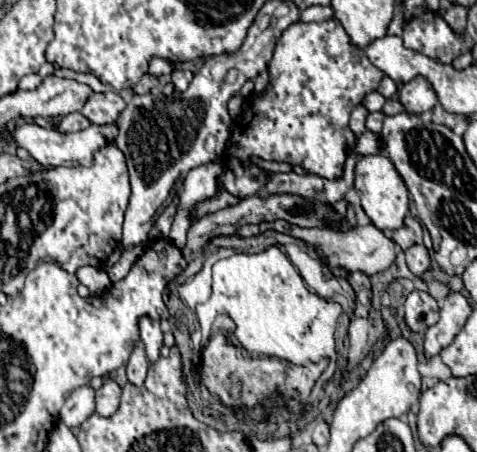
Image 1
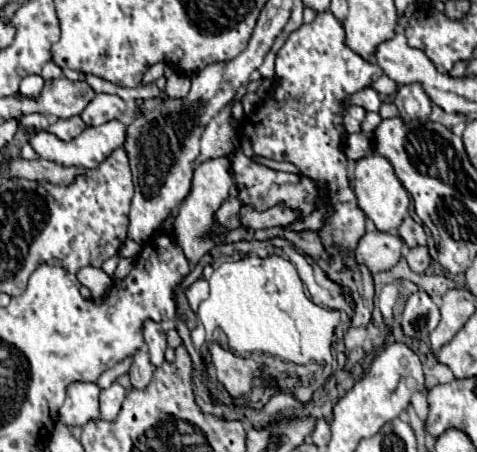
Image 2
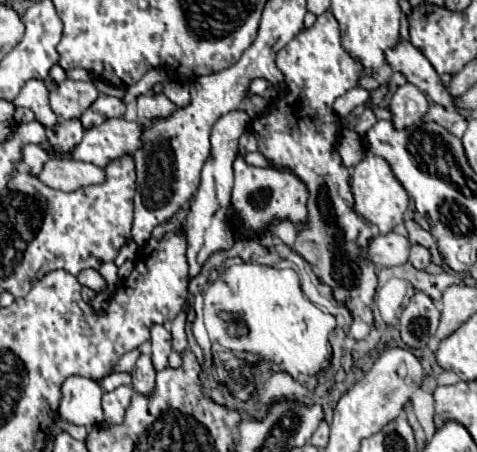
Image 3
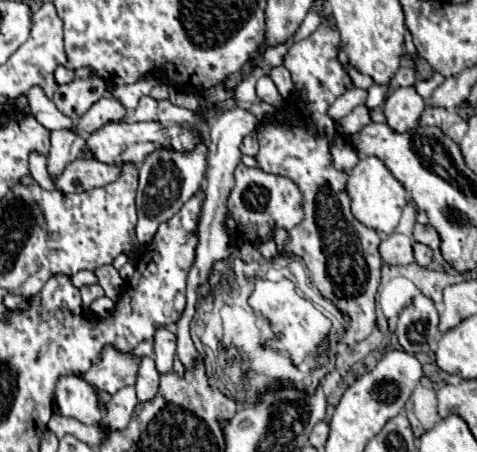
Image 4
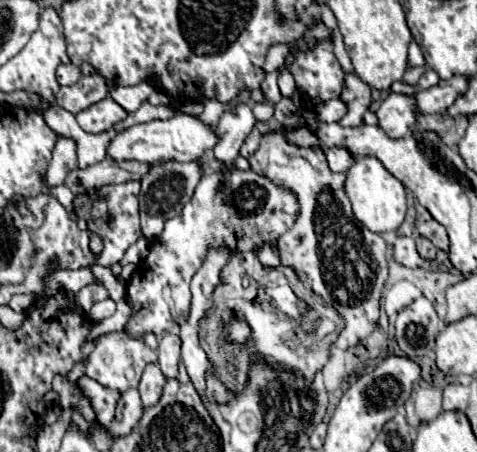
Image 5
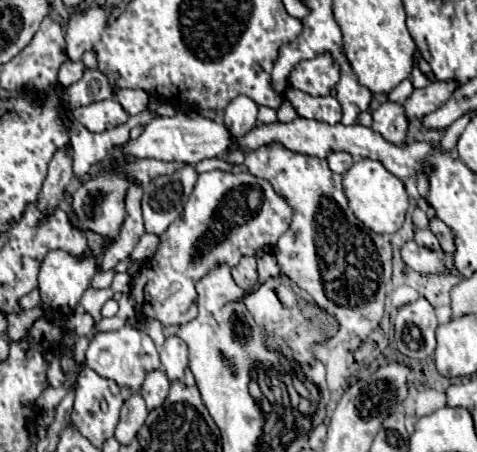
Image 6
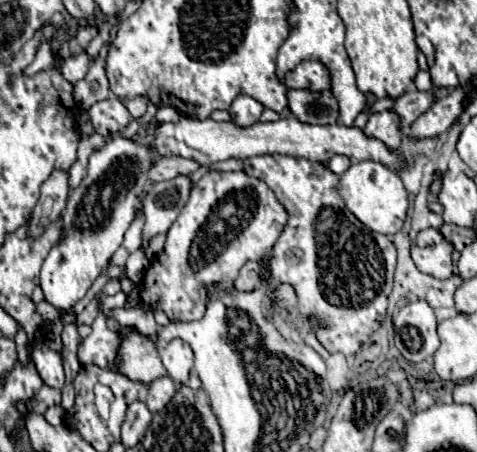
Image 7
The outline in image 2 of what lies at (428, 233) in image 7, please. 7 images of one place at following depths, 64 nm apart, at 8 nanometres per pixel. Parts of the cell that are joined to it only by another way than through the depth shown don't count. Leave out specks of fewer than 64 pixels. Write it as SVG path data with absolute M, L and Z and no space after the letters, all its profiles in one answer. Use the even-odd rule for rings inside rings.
M404 246L402 254L404 254L404 258L408 260L408 266L410 266L416 274L424 274L426 268L430 266L430 254L428 254L428 248L426 248L426 246L414 246L414 248Z

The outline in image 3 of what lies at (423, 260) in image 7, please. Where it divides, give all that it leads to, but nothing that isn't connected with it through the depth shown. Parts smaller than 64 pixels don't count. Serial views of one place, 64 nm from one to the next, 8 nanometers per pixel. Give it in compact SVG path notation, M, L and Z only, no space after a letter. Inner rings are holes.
M390 232L390 234L372 236L366 246L366 256L374 266L390 268L404 264L408 260L408 250L410 250L408 238Z

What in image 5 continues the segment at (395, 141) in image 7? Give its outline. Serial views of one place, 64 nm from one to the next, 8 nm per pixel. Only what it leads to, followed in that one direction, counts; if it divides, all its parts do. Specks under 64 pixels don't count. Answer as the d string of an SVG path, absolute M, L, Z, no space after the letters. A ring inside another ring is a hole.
M390 92L390 96L376 110L376 116L388 136L392 138L406 136L416 126L416 116L418 116L416 96Z

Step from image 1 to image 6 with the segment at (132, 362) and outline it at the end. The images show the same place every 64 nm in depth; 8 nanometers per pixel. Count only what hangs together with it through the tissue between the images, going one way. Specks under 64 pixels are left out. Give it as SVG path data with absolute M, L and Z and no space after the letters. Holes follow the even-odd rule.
M150 370L146 374L140 394L142 394L148 410L158 408L164 402L164 396L168 396L168 384L170 384L170 380L164 376L162 370Z

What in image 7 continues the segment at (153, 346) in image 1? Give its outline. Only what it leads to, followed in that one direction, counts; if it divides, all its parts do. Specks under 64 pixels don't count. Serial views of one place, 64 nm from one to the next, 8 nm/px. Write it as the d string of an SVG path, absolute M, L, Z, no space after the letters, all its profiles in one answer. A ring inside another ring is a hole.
M170 340L162 350L160 350L160 360L164 368L168 370L168 376L176 384L186 384L188 382L188 372L192 368L192 348L184 340Z

